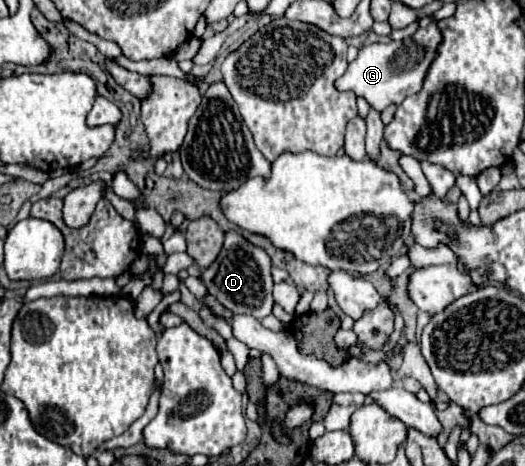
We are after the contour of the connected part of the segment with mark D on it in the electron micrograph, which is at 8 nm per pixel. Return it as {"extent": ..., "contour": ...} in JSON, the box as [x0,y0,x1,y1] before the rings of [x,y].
{"extent":[200,231,272,319],"contour":[[[228,231],[222,251],[216,261],[202,273],[200,281],[208,287],[208,291],[226,307],[240,307],[242,313],[252,315],[256,319],[264,319],[272,313],[272,263],[264,249],[246,241],[240,233]]]}

